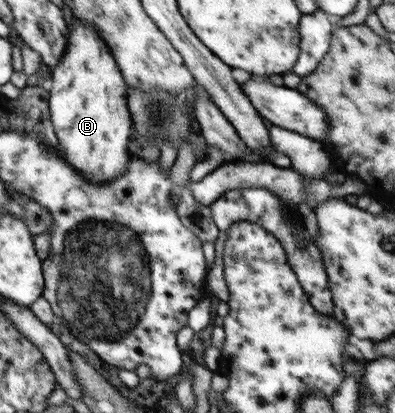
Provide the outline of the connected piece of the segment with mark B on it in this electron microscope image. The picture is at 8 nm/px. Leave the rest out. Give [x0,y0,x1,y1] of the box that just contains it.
[49,17,135,183]

